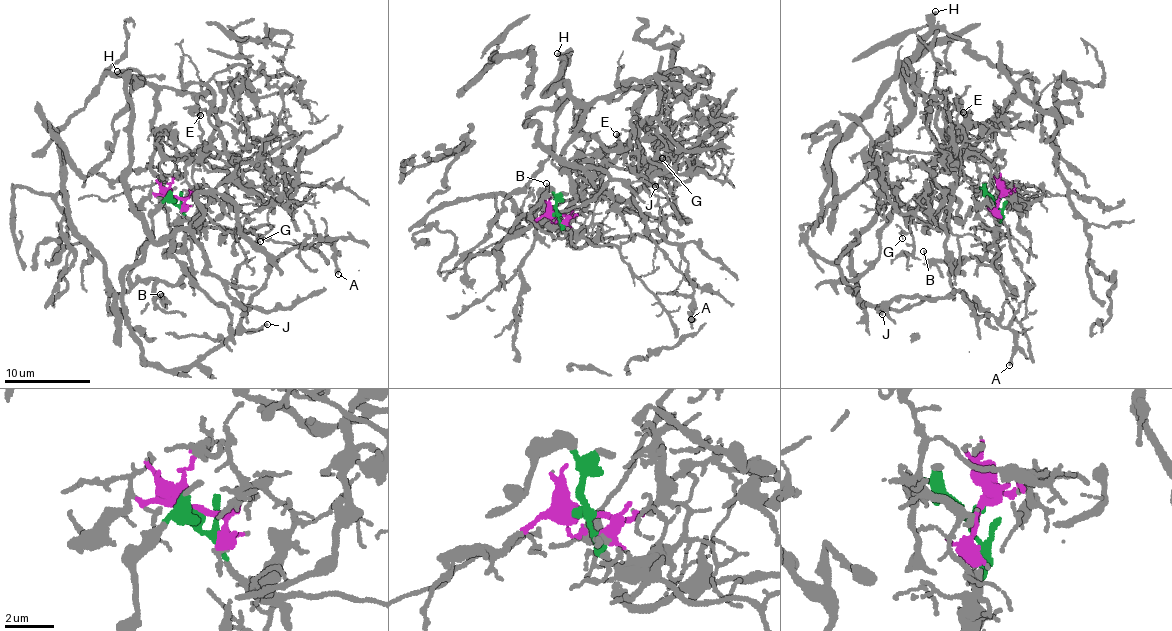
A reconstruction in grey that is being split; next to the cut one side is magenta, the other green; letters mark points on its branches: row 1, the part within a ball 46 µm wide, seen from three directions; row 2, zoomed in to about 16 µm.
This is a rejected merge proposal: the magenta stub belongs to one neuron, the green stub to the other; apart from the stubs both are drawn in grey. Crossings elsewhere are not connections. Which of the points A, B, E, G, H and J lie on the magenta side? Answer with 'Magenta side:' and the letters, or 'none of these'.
Magenta side: E, G

